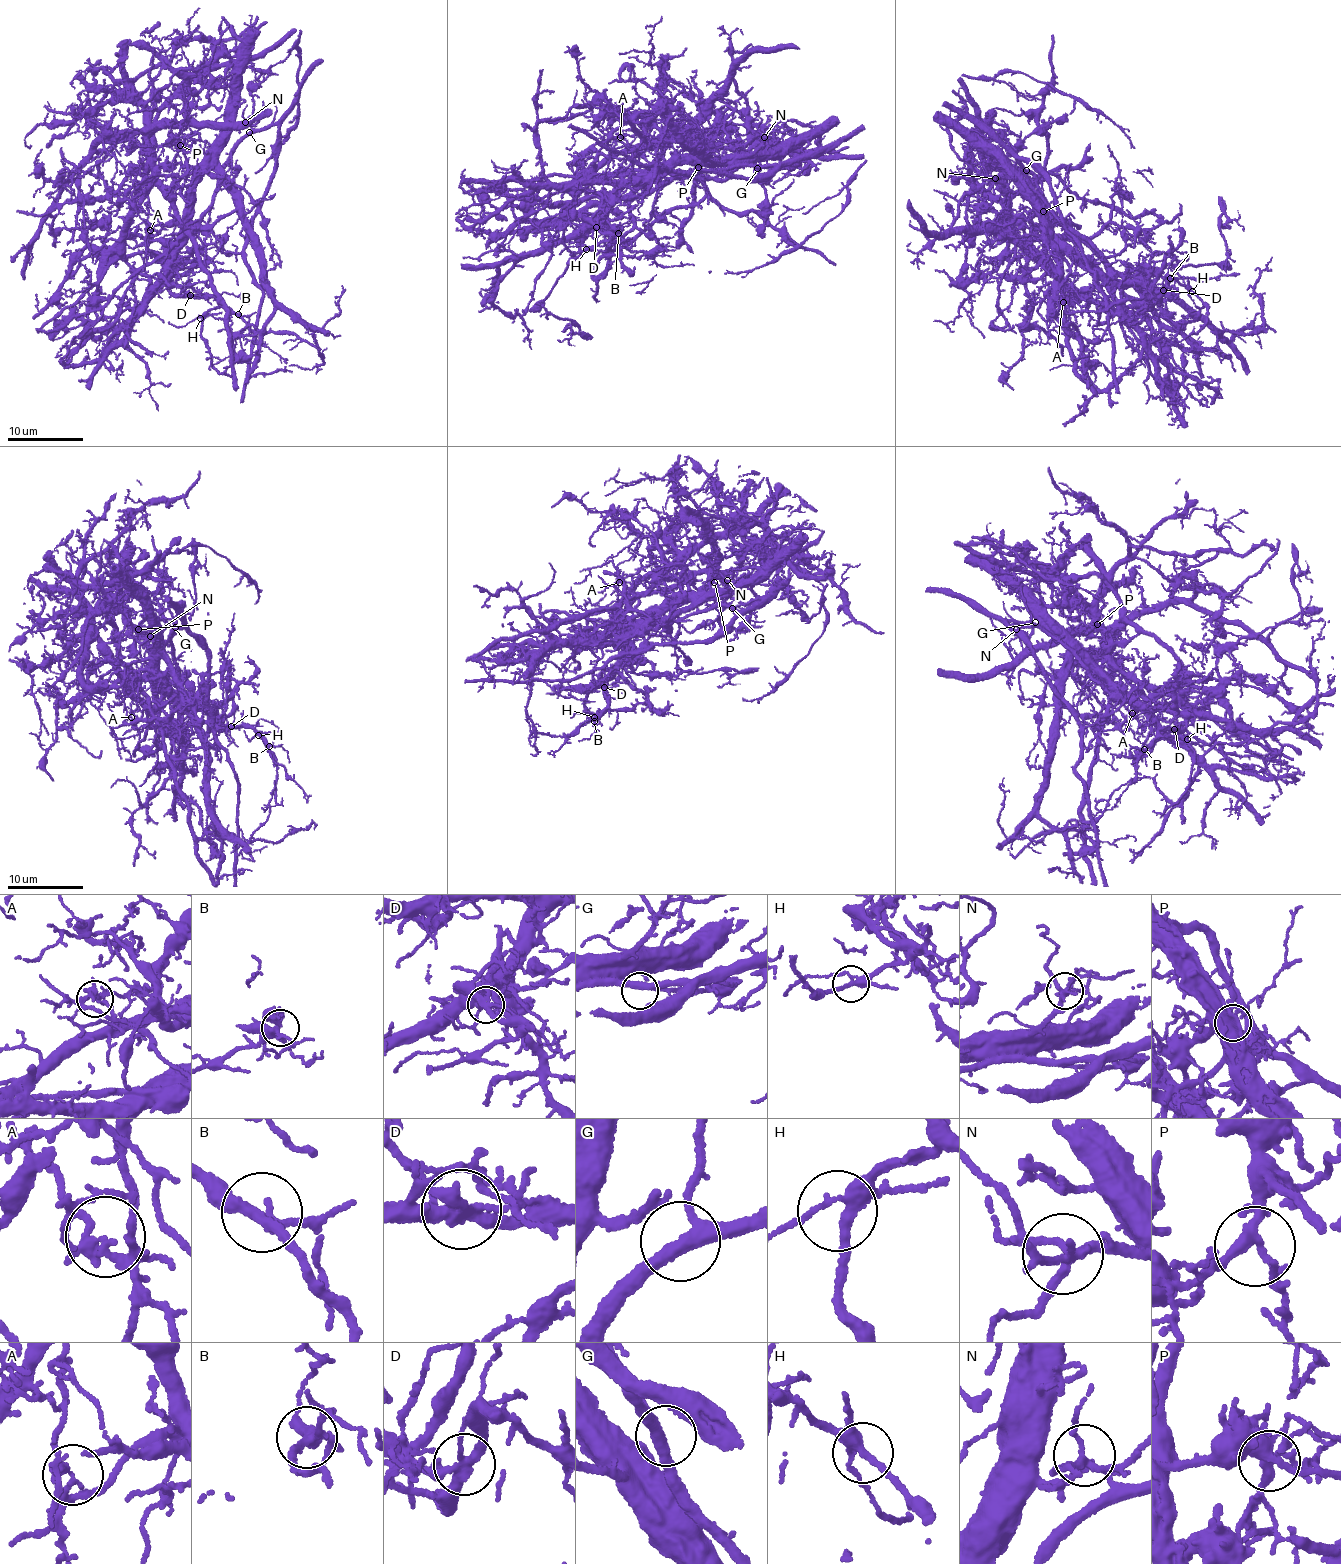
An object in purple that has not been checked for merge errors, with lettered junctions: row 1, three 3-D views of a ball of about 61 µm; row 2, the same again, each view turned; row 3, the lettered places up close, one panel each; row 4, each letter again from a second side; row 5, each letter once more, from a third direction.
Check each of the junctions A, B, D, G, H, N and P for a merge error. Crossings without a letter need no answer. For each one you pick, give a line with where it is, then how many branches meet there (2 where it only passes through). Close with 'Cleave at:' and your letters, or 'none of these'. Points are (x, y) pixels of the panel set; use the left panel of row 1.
A: Place: (150, 230). Branches: 3
D: Place: (190, 295). Branches: 5
Cleave at: A, D

